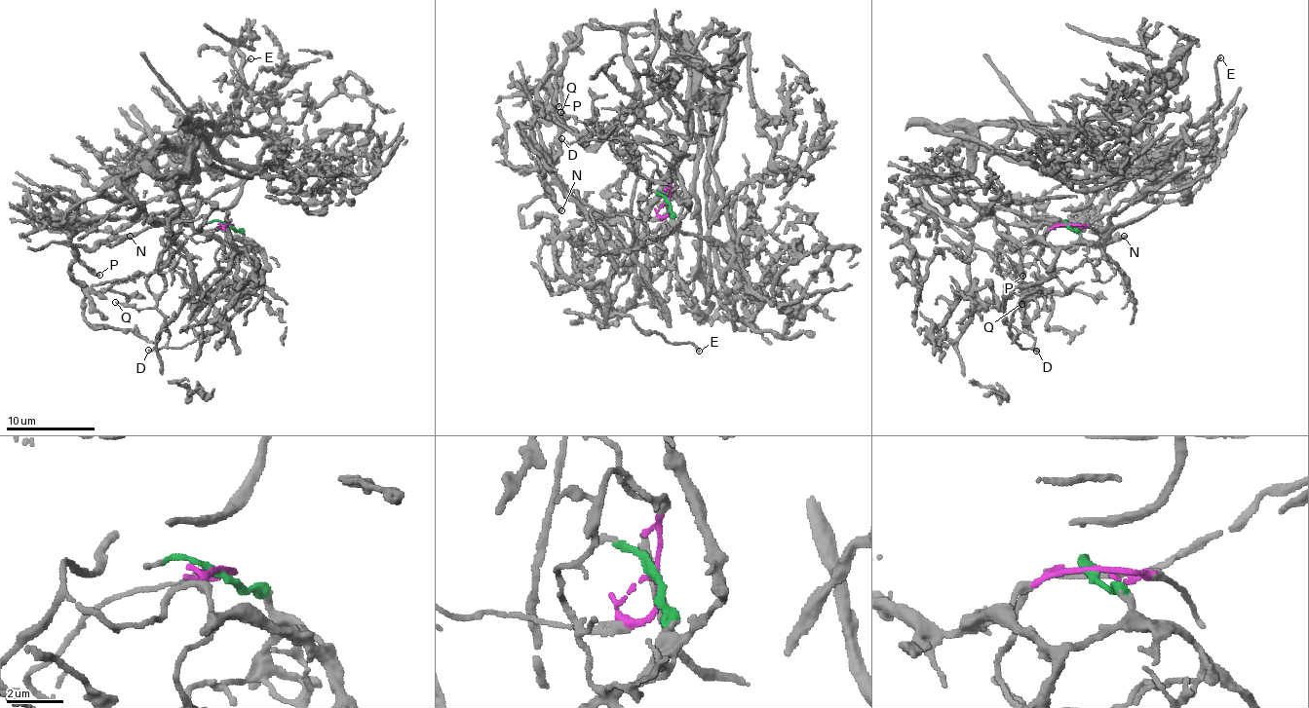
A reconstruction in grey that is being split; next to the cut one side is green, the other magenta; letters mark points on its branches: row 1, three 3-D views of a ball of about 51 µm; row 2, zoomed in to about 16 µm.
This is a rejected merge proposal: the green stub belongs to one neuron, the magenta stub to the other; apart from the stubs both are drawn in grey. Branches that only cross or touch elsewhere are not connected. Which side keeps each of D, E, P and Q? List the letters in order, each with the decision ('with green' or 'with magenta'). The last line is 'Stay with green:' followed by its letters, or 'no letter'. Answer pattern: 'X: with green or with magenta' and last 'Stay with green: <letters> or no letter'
D: with magenta
E: with magenta
P: with green
Q: with magenta
Stay with green: P

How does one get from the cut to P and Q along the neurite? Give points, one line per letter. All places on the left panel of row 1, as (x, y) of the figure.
P: (228, 224), (261, 248), (216, 242), (181, 210), (149, 221), (102, 186), (65, 219), (77, 257), (99, 275)
Q: (228, 224), (204, 242), (181, 233), (162, 253), (164, 266), (147, 281), (156, 304), (150, 308), (116, 301)

